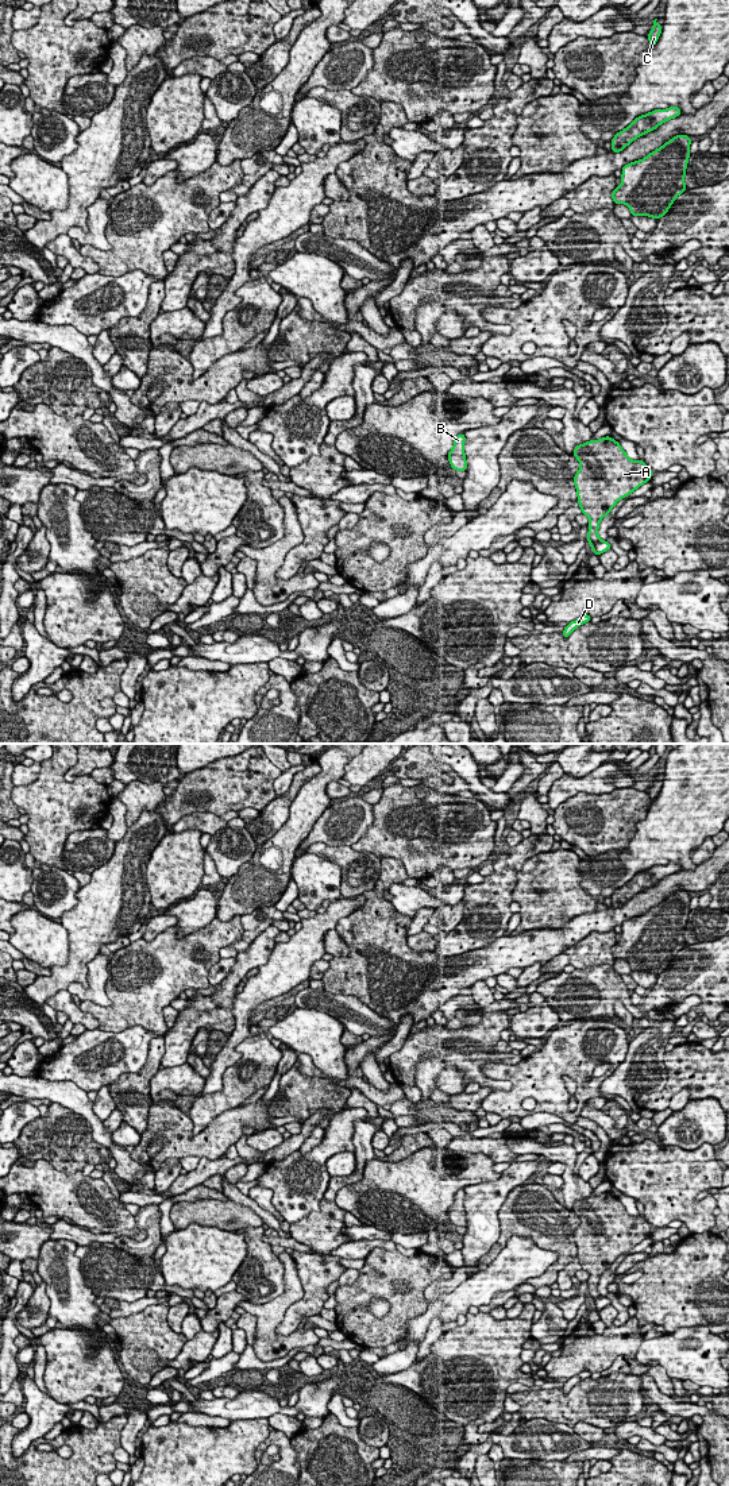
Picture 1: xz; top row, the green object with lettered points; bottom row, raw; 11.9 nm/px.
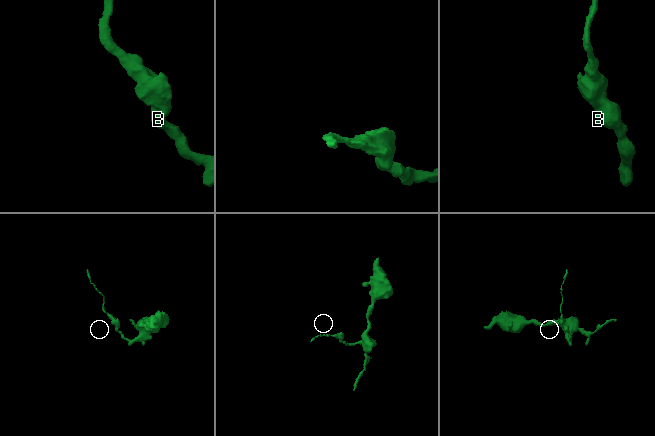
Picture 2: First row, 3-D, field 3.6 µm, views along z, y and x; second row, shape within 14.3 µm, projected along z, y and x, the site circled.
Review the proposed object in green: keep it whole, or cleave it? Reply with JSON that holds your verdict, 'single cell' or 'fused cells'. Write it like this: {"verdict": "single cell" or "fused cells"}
{"verdict": "single cell"}

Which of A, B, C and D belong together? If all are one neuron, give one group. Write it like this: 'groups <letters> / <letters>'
groups A B C D

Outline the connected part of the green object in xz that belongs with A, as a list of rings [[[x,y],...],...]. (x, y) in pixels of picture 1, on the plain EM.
[[[610,1192],[590,1196],[574,1204],[580,1219],[574,1231],[578,1259],[582,1270],[590,1274],[587,1298],[599,1312],[612,1301],[598,1292],[599,1278],[616,1259],[651,1236],[652,1226],[643,1215],[632,1216],[618,1197]]]

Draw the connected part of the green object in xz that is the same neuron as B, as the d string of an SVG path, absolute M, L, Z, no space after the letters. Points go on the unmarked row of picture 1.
M460 1189L454 1196L454 1203L448 1208L450 1221L456 1227L467 1227L467 1216L464 1211L464 1189Z

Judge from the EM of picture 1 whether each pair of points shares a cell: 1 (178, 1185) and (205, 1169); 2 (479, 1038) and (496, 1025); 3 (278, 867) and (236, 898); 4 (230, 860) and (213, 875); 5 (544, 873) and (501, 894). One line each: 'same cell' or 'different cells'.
1: same cell
2: same cell
3: same cell
4: different cells
5: different cells

